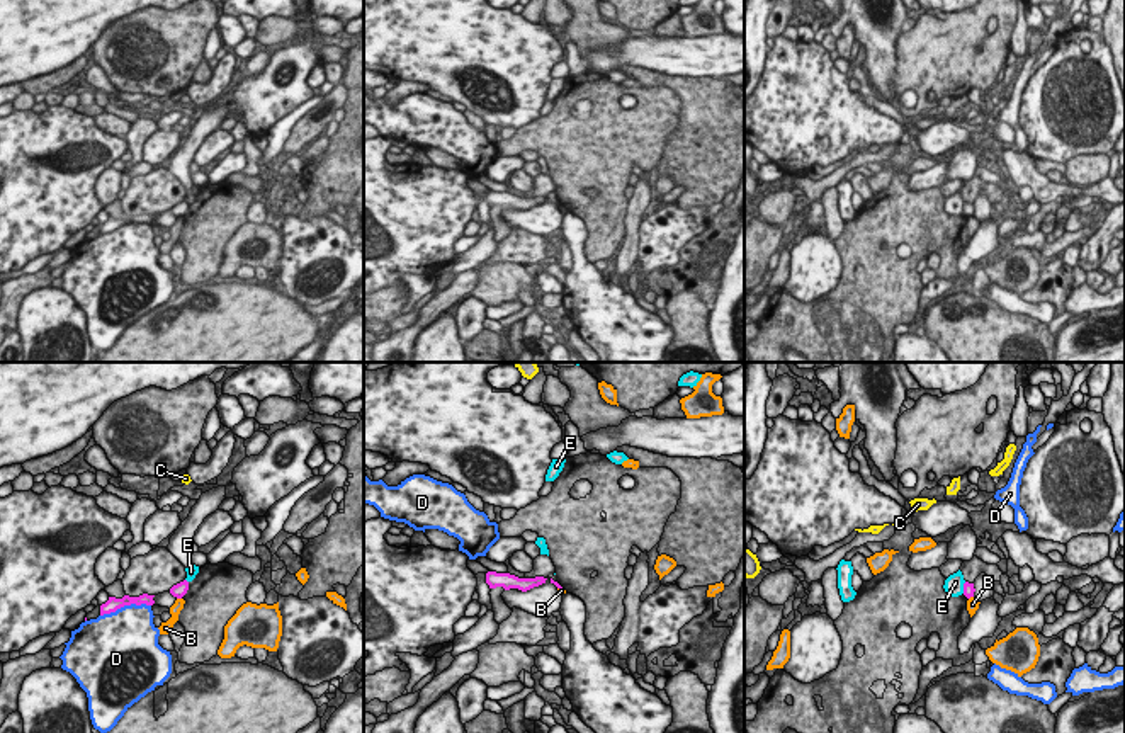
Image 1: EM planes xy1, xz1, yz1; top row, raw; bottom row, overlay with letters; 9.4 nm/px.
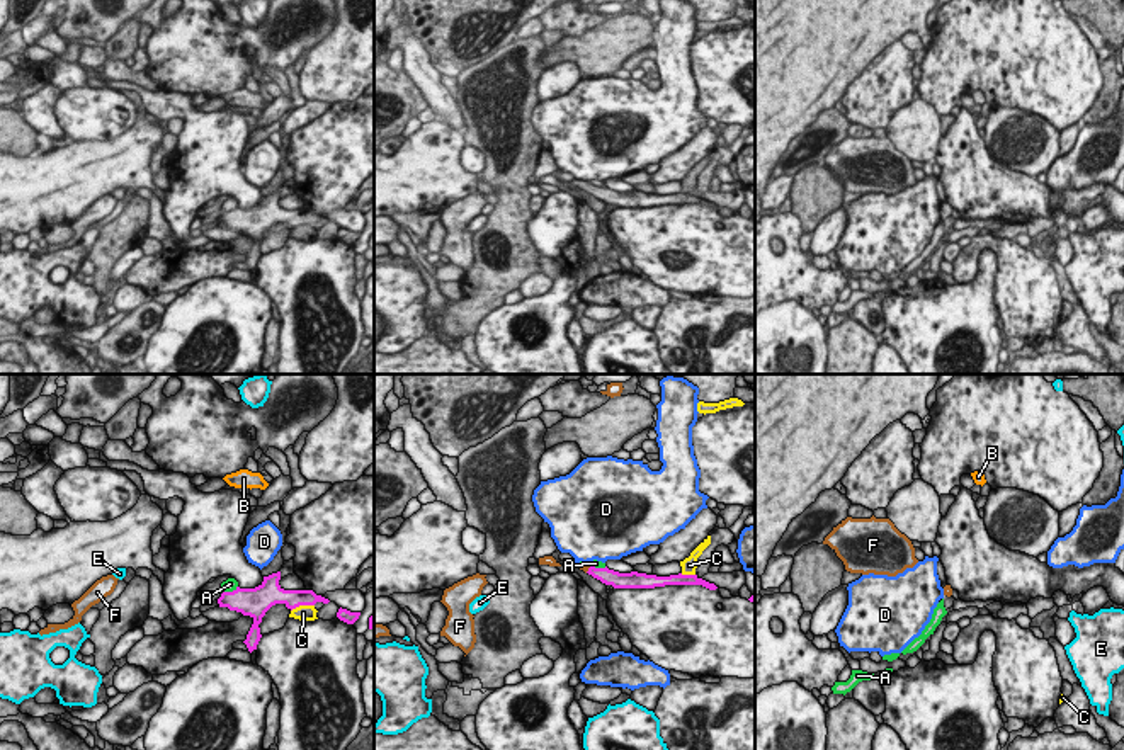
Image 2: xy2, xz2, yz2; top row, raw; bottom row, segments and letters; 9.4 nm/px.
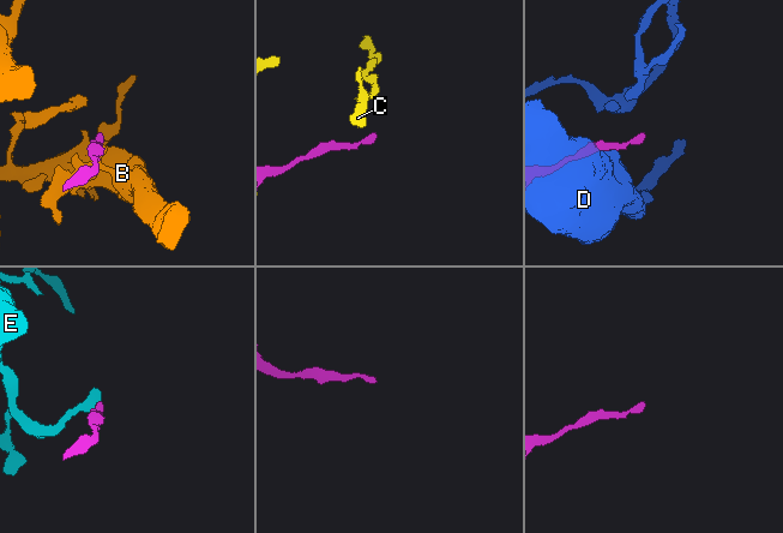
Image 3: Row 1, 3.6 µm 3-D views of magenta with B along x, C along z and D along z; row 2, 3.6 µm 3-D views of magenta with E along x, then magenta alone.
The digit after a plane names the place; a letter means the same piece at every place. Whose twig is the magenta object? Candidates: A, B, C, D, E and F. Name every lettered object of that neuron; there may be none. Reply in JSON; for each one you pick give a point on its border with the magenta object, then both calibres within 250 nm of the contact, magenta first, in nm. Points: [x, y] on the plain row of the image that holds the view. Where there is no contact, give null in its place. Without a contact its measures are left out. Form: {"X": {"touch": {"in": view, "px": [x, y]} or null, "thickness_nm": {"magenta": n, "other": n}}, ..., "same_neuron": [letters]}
{"F": {"touch": {"in": "xz2", "px": [589, 189]}, "thickness_nm": {"magenta": 160, "other": 70}}, "same_neuron": ["F"]}

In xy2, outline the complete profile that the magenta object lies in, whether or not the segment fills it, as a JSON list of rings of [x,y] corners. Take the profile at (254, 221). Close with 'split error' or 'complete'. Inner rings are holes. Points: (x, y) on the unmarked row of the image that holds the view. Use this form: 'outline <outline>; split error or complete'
outline [[[281,190],[264,196],[264,201],[255,207],[240,207],[233,211],[223,211],[218,218],[219,226],[228,226],[230,230],[250,235],[253,243],[243,260],[252,272],[262,257],[258,243],[265,231],[275,224],[284,223],[287,228],[296,228],[299,224],[315,224],[316,221],[328,223],[330,219],[316,214],[313,209],[284,209],[279,204]]]; complete

